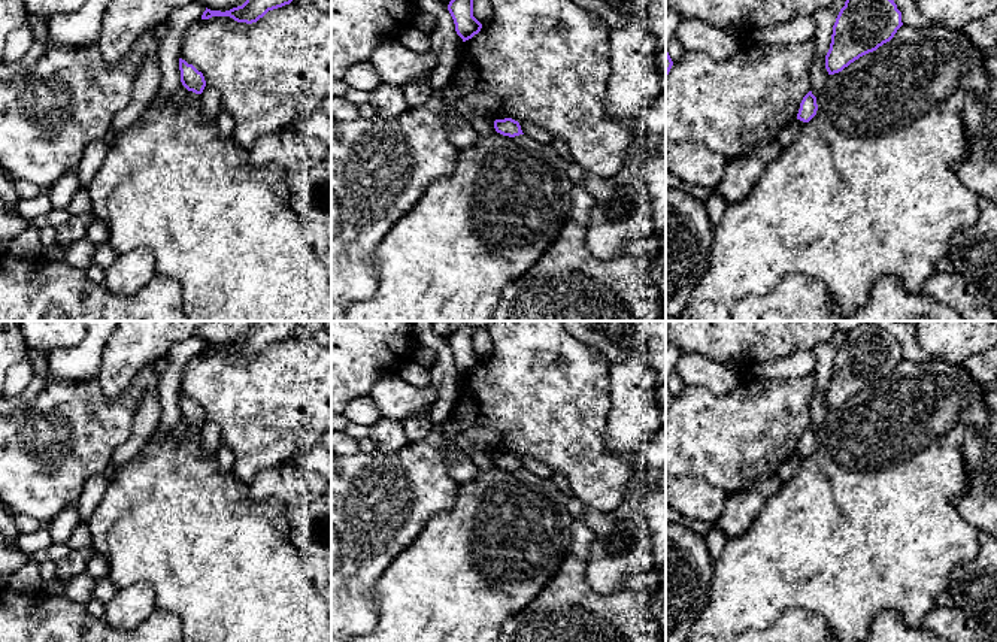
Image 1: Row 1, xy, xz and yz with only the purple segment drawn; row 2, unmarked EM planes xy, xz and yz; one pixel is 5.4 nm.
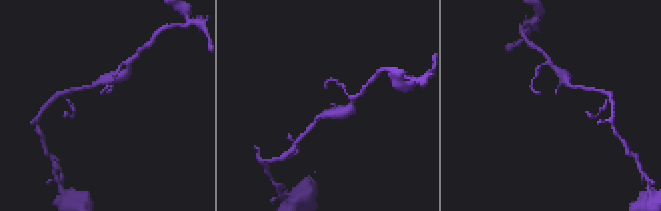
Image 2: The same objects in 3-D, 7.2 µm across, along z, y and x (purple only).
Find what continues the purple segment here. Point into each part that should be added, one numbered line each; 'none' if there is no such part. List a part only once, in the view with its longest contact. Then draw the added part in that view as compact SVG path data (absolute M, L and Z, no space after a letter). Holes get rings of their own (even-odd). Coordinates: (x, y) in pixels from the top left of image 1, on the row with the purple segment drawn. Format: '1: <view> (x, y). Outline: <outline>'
none

